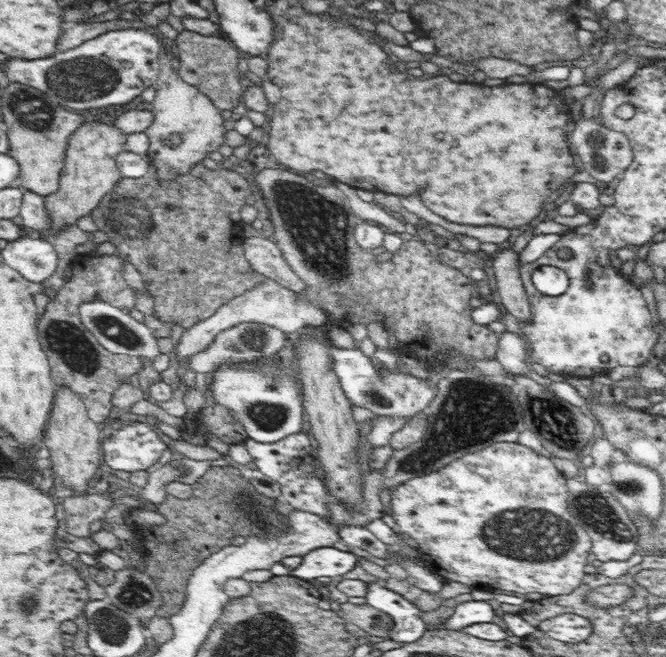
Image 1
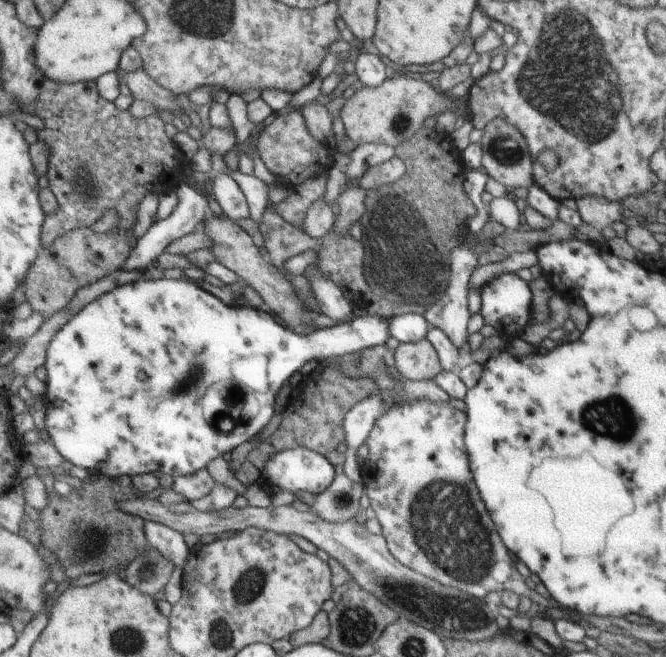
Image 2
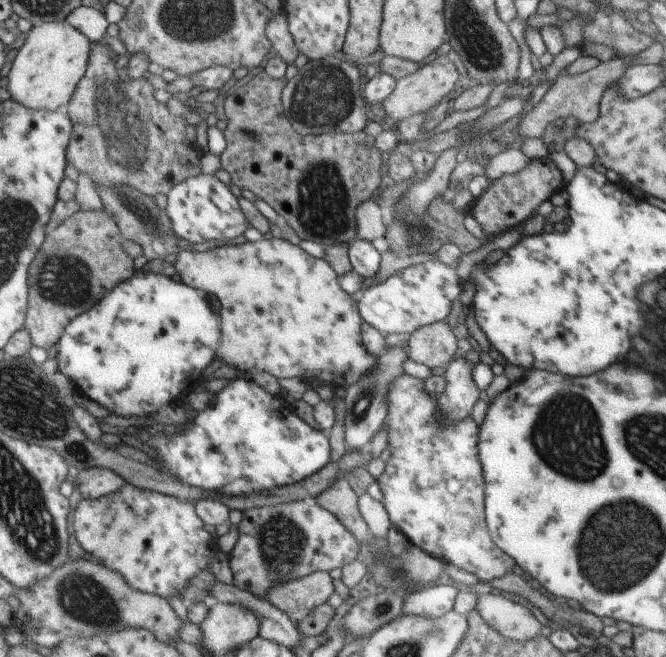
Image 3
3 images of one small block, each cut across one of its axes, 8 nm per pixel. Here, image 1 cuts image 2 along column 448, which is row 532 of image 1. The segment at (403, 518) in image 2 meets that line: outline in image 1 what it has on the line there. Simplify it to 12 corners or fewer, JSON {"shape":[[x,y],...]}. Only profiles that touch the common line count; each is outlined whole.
{"shape":[[499,442],[392,488],[431,572],[570,594],[592,541],[550,458]]}

